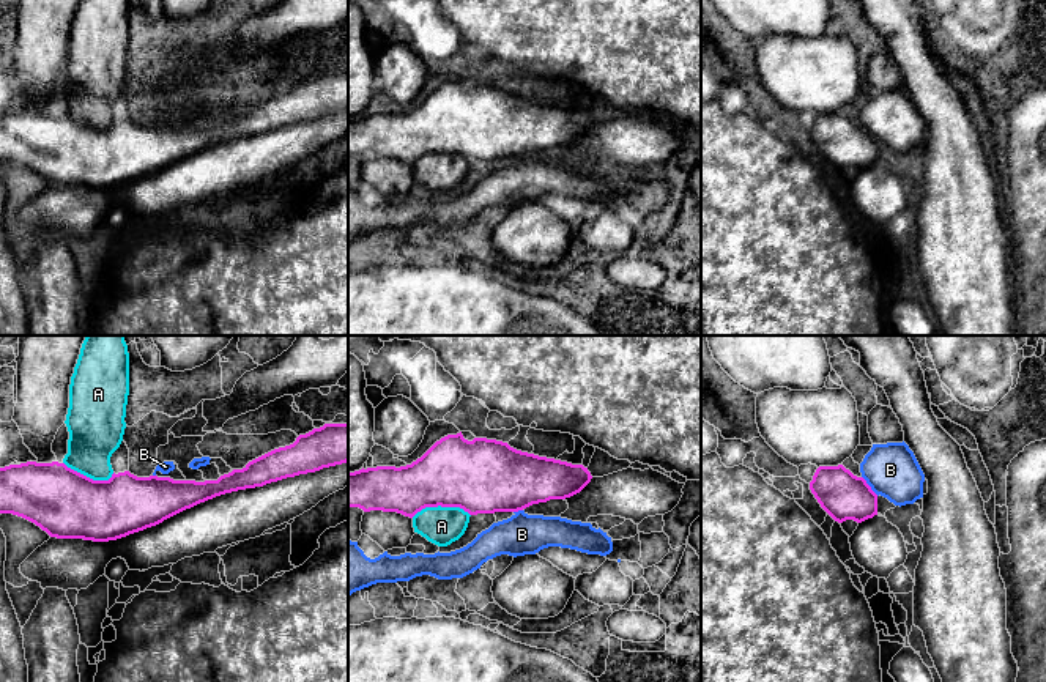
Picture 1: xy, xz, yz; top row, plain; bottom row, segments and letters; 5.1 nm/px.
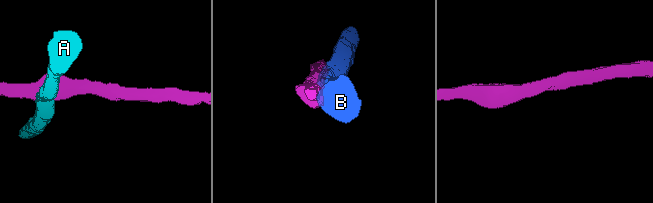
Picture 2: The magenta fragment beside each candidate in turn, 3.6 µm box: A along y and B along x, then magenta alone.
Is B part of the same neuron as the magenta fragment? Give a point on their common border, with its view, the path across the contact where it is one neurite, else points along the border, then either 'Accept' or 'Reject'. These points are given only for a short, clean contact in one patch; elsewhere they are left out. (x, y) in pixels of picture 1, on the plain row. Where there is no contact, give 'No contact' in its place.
Touches magenta at yz (868, 133). Reject

